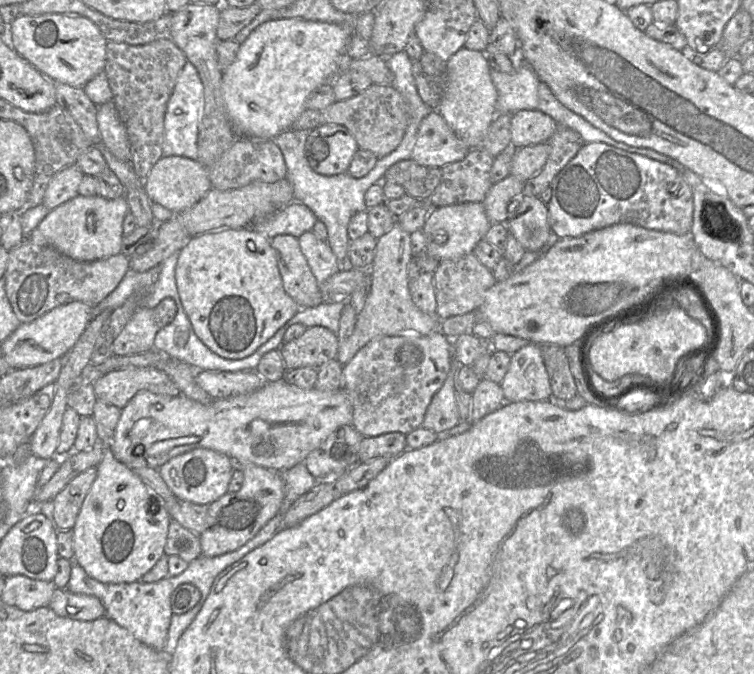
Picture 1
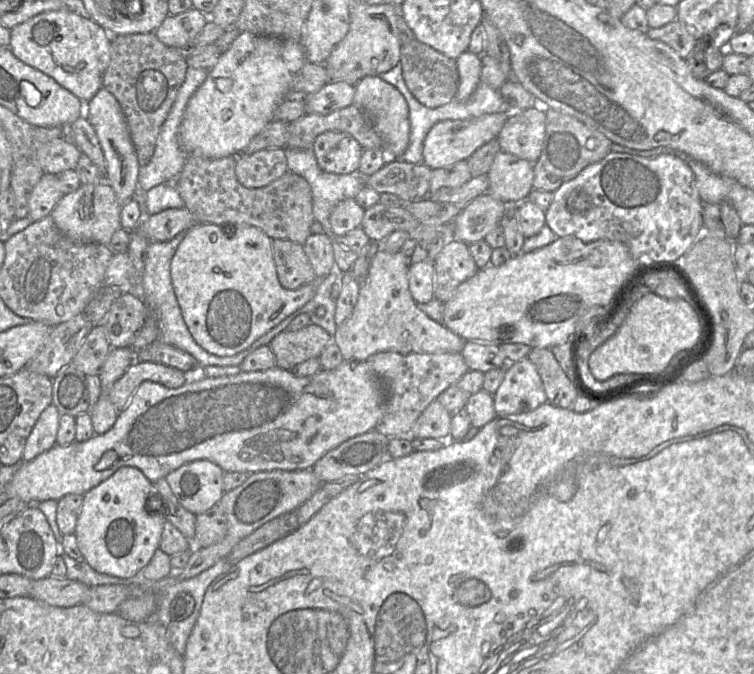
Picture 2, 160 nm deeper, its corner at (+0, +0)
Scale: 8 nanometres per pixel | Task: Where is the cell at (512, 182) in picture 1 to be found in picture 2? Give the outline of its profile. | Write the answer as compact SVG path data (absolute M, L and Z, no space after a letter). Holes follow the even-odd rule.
M483 193L461 208L451 224L451 238L471 244L485 238L500 220L506 203Z

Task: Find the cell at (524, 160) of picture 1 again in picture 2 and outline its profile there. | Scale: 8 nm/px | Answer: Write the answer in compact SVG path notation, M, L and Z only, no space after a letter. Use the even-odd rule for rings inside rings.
M501 150L487 175L489 187L486 193L507 205L517 205L527 199L533 189L534 163Z

